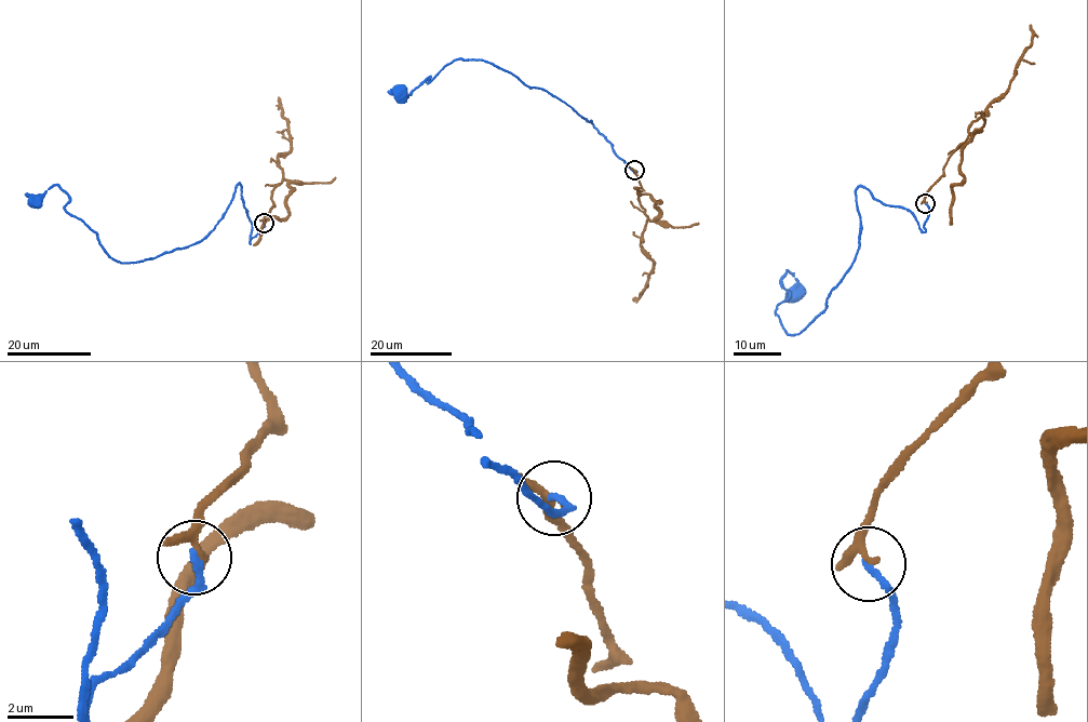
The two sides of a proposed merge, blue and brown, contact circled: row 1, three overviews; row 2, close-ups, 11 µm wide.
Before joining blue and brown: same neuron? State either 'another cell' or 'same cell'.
another cell

